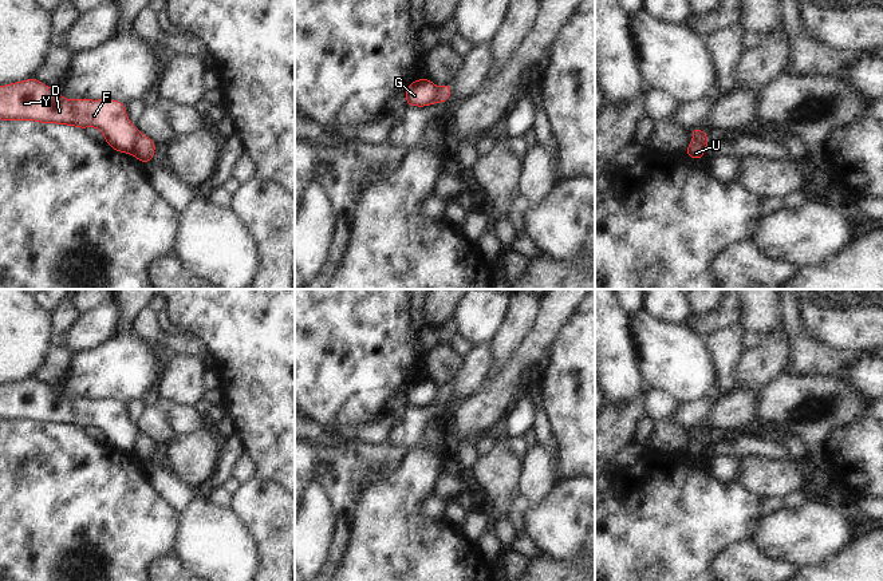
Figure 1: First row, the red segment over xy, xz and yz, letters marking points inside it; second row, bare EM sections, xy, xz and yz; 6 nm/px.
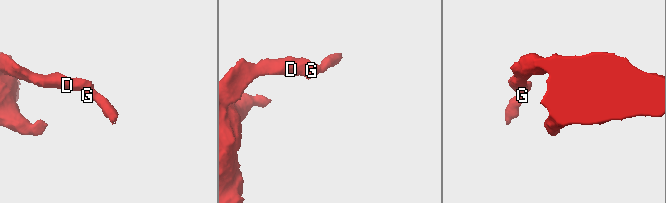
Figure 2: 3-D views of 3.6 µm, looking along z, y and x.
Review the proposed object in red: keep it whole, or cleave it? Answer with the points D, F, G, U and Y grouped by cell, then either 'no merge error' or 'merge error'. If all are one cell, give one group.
groups D F G Y / U; merge error

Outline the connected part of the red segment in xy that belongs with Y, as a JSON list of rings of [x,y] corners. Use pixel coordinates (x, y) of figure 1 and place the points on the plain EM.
[[[38,379],[0,386],[0,420],[35,420],[95,427],[118,452],[134,454],[139,431],[126,414],[126,404],[115,399],[64,399]]]

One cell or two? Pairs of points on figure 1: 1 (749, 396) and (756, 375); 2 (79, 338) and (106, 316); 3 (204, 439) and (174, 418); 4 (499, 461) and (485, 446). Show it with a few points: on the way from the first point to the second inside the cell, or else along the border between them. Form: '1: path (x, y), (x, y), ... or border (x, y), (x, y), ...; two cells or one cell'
1: border (737, 386), (760, 390); two cells
2: path (86, 334), (99, 323); one cell
3: border (202, 426), (188, 434), (177, 435); two cells
4: border (504, 442), (496, 443), (479, 455); two cells

